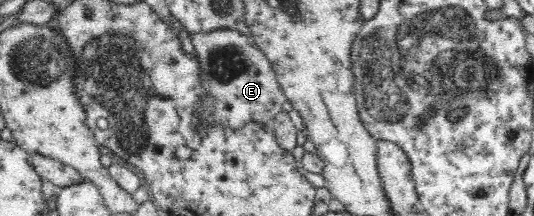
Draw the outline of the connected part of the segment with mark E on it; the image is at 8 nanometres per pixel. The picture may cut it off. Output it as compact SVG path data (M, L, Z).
M214 30L208 34L190 34L189 36L196 49L196 56L202 69L202 83L206 89L206 100L202 102L204 108L198 108L194 114L196 117L218 121L235 129L244 126L250 121L261 122L270 125L273 118L284 110L286 95L283 93L276 71L266 55L258 47L250 45L248 39L237 30Z

